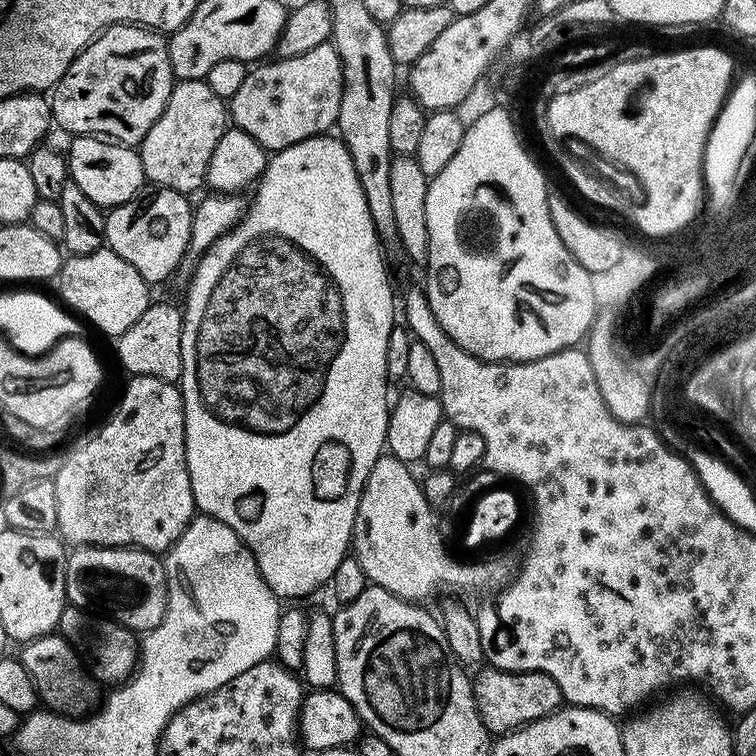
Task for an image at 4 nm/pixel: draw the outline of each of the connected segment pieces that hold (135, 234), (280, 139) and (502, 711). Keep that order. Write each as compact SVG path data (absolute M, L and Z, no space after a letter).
M159 186L141 191L130 202L119 204L105 215L105 245L118 258L126 258L150 286L168 280L180 263L185 263L192 233L194 204L185 193Z
M331 42L322 46L314 46L314 50L306 50L306 54L298 54L294 58L285 60L276 58L273 61L273 64L257 63L246 74L246 82L242 82L238 94L234 94L231 98L230 120L235 127L246 130L246 134L250 134L254 142L258 142L269 153L275 154L286 146L294 146L306 138L323 136L336 128L344 79L338 50Z
M484 666L475 673L472 680L472 693L478 706L478 714L493 737L517 732L538 718L546 718L565 703L562 690L550 674L541 672L507 672L491 666Z

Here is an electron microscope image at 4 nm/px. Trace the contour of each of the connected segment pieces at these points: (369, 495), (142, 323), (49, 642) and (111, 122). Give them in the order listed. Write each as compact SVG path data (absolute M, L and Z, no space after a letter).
M381 454L366 478L351 547L369 581L377 588L385 588L390 594L413 602L428 602L424 600L430 599L440 587L484 588L489 584L499 589L510 576L502 565L480 564L477 568L467 568L456 564L455 558L444 549L445 533L431 526L428 510L432 505L424 496L421 481L412 477L412 471L404 461Z
M149 303L148 309L121 336L115 337L116 356L132 376L149 376L176 384L182 374L182 326L184 313L172 304Z
M59 634L43 636L37 640L27 641L21 648L24 649L18 652L18 658L22 666L26 666L26 674L30 674L34 682L37 697L43 703L45 700L48 703L45 705L51 711L57 714L84 714L93 707L91 706L93 681L76 649L63 636Z
M113 24L77 54L64 77L51 89L52 118L57 129L65 128L76 136L99 136L136 146L162 114L173 83L168 41L161 33L138 24Z

